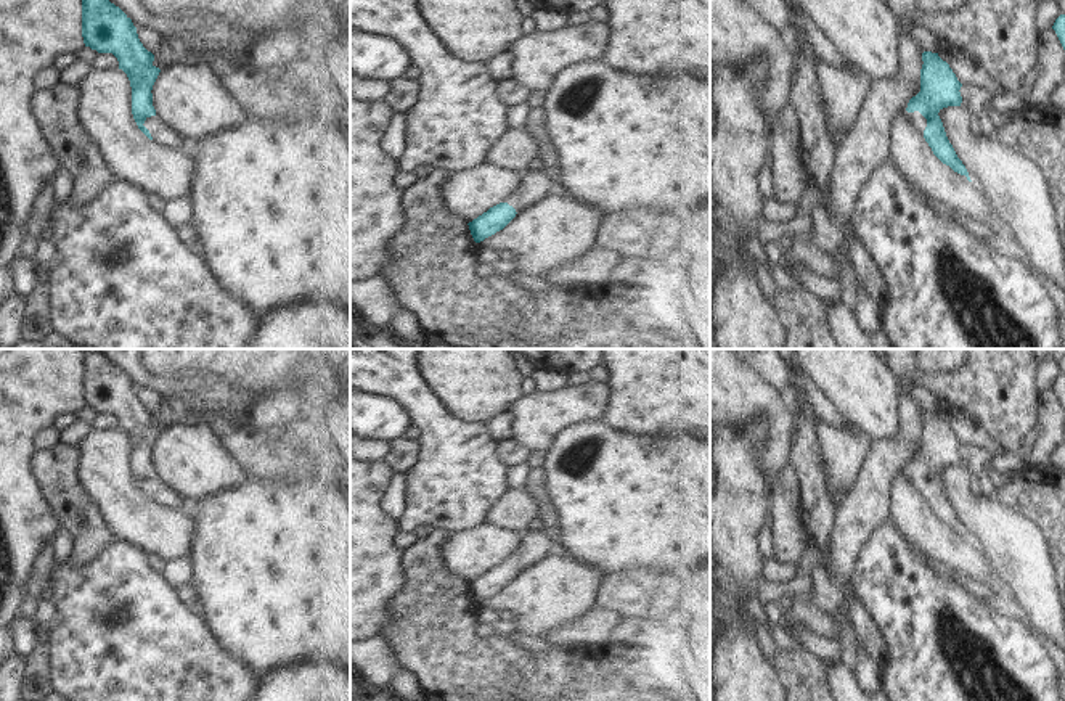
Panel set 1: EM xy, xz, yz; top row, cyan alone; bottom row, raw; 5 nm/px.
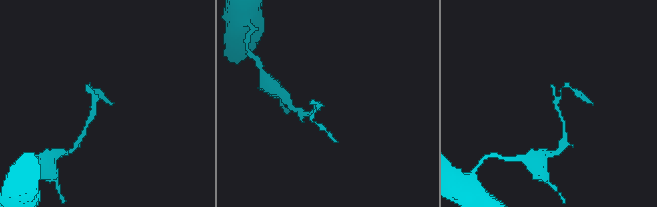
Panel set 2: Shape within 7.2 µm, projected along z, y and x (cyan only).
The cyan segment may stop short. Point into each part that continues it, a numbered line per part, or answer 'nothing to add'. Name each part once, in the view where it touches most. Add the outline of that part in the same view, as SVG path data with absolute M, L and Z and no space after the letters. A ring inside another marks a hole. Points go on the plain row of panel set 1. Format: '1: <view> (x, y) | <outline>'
1: yz (916, 478) | M908 473L909 474L909 481L911 484L920 492L924 494L925 487L927 487L927 479L919 473Z

